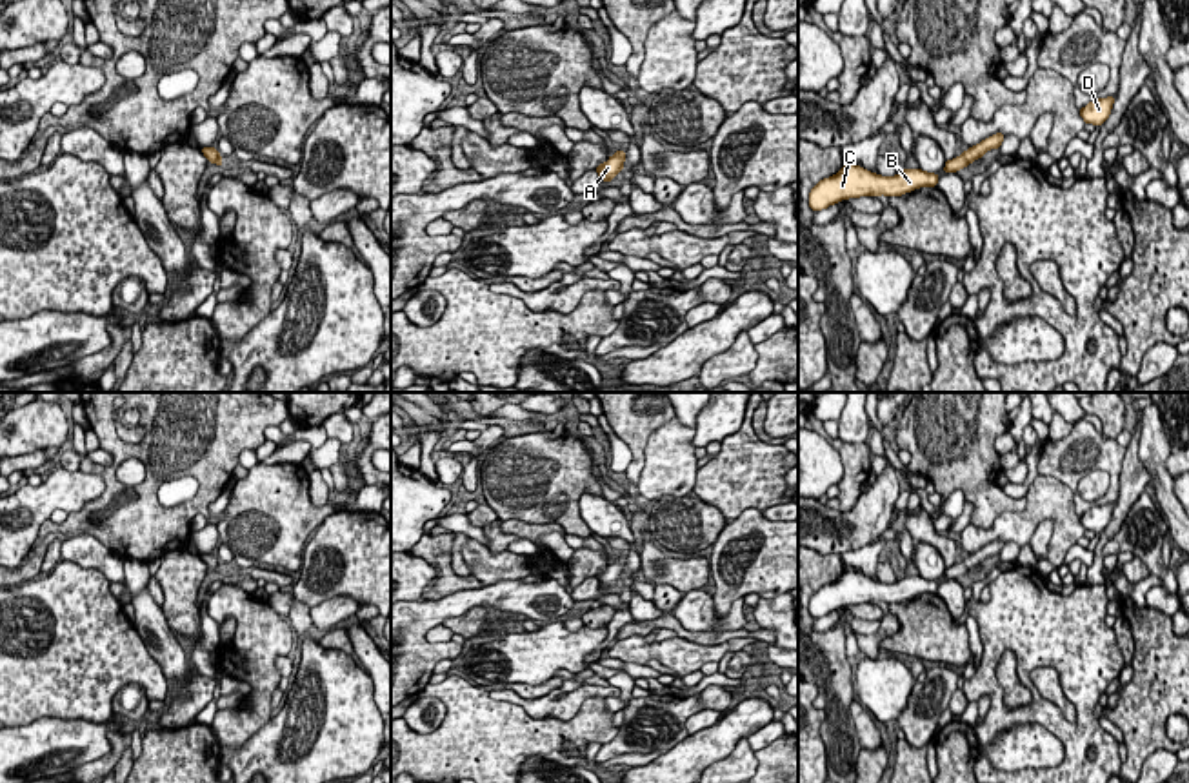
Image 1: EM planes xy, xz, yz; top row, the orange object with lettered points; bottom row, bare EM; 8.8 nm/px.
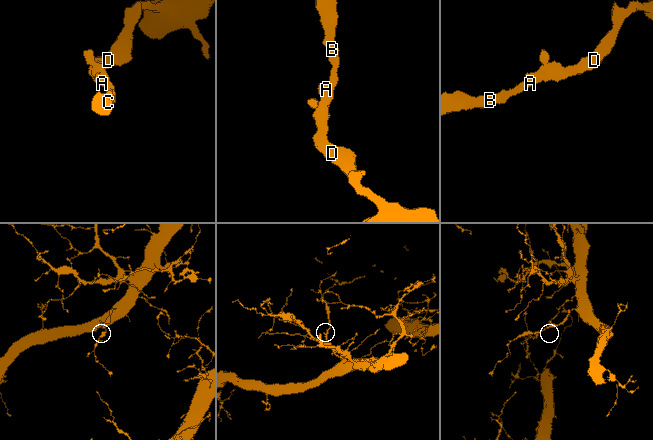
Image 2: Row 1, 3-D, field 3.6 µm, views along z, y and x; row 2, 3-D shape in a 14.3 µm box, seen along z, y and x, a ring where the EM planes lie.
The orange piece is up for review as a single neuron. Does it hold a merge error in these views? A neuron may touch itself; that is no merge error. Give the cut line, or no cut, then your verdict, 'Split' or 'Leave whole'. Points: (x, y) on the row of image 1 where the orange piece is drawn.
No split. Leave whole

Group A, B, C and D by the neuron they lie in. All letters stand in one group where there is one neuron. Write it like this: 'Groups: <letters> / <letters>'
Groups: A B C D

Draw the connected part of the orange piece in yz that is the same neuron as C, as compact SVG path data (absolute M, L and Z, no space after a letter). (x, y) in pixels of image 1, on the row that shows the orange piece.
M844 165L834 176L820 180L809 193L809 207L813 211L827 209L847 198L860 196L902 196L918 187L936 187L938 176L918 169L904 169L887 178L874 174L860 165Z

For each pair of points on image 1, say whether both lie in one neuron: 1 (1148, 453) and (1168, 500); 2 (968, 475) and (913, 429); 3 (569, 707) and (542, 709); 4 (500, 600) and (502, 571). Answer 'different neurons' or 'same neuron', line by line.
1: same neuron
2: same neuron
3: same neuron
4: different neurons

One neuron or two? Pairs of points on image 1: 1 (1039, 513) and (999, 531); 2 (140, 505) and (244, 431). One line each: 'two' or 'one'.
1: one
2: one

